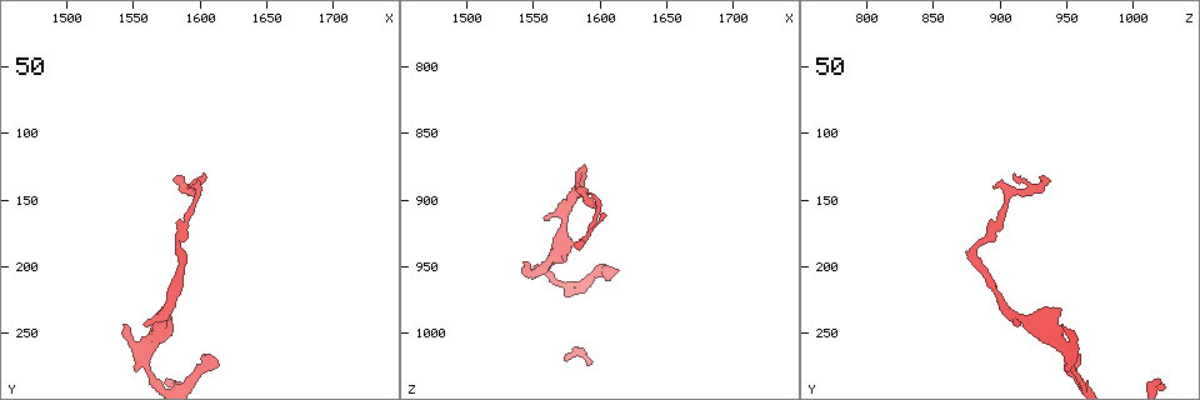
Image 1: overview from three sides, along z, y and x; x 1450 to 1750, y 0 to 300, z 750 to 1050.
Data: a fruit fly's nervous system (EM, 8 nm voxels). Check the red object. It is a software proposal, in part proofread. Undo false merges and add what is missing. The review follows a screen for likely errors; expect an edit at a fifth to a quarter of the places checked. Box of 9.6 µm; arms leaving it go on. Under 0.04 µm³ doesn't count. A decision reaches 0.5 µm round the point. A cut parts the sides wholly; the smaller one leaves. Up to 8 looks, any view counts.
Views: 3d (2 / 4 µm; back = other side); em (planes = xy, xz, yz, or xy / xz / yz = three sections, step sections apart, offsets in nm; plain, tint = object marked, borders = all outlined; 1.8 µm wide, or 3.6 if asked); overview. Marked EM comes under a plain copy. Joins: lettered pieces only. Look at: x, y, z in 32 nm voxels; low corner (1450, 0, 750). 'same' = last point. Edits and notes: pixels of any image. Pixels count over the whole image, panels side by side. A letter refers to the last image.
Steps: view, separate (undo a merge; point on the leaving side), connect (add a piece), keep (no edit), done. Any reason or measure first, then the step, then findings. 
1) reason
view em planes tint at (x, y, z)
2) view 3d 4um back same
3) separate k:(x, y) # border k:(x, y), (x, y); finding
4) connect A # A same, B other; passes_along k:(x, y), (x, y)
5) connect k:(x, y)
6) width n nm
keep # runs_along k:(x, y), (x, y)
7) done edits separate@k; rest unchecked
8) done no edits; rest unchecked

thin end
view em yz step 16 tint at (1582, 132, 932)

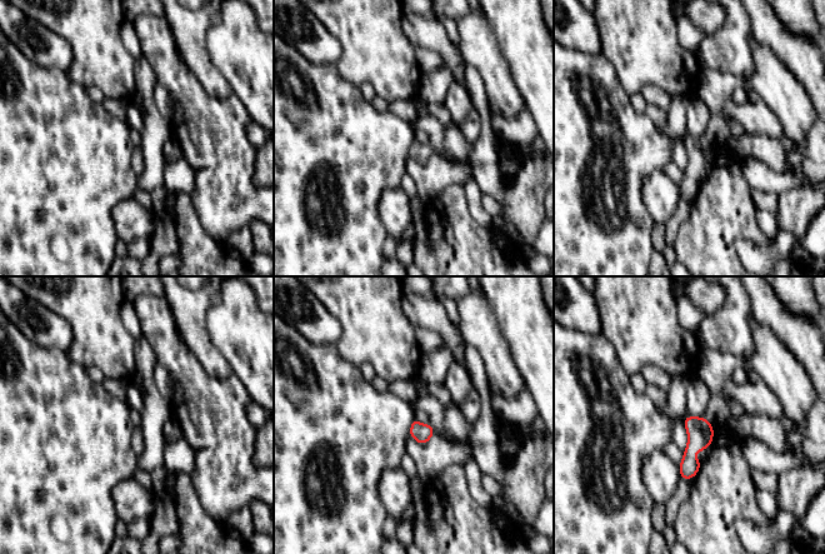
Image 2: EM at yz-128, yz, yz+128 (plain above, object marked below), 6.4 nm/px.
cut it another way
view em planes borders same

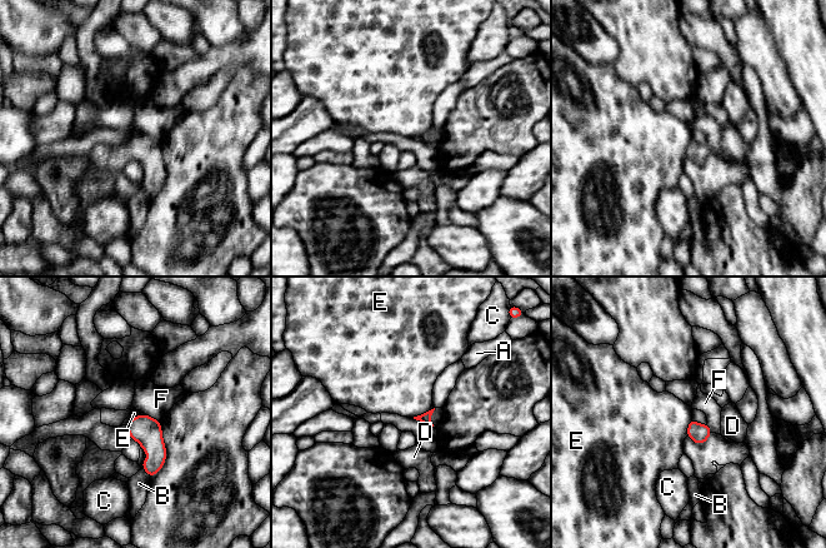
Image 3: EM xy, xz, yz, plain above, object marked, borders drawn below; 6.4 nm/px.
keep # A other, B other, C other, D other, E other, F other; no lettered piece goes on from it

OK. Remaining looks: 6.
abrupt turn
view em planes borders at (1584, 188, 882)

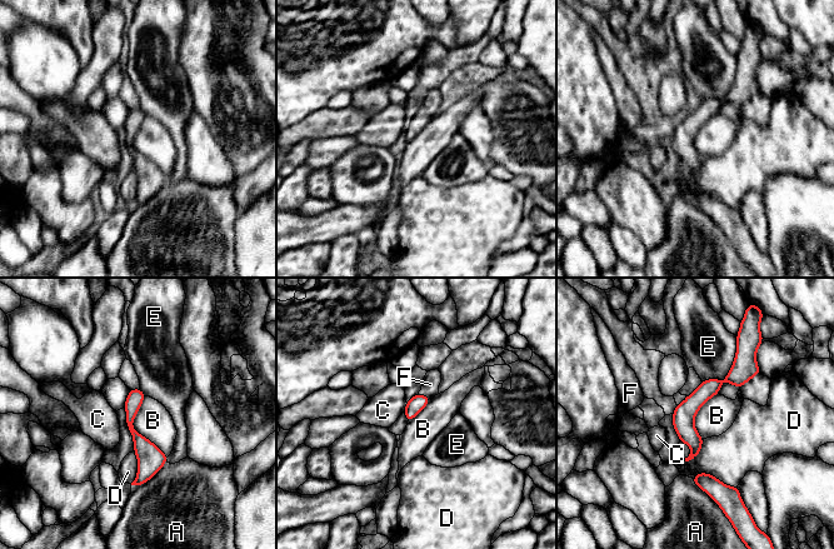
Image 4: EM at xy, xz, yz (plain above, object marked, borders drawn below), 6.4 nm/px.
longest_contact B 420 nm
connect 4:(430, 384) # A other, B other, C other, D other, E other, F same; the neuron continues

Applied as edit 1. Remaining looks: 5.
see it whole again
view overview

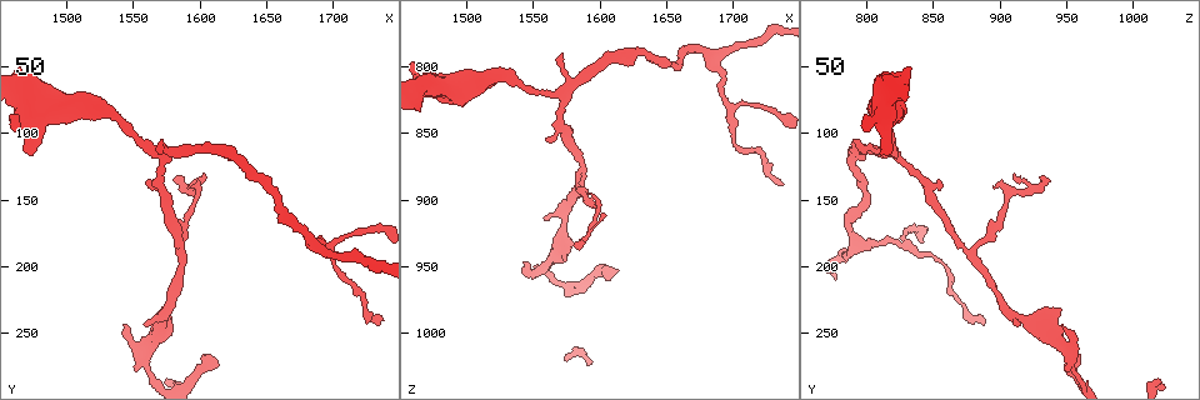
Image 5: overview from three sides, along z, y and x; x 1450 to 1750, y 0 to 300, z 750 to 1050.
thin end
view 3d 2um back at (1560, 242, 916)

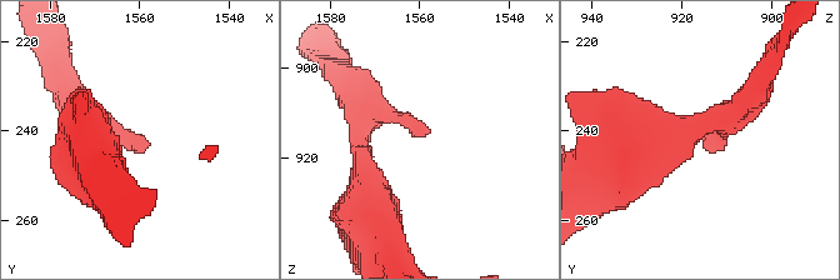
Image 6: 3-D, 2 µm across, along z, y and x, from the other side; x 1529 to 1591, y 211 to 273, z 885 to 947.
need the tissue
view em planes tint at (1560, 244, 916)

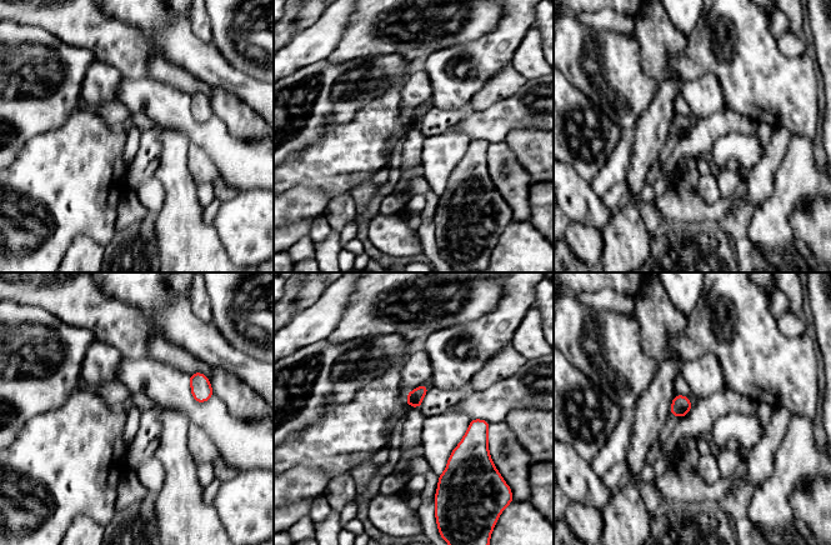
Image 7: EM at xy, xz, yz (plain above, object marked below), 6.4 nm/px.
what lies round it
view em planes borders same

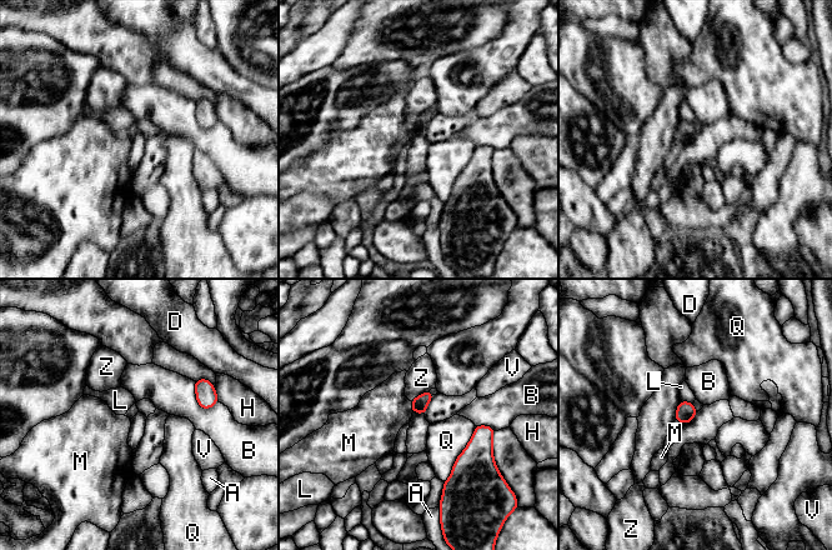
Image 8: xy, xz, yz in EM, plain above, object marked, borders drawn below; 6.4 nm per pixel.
width 100 nm; longest_contact Q 420 nm
keep # A other, B other, D other, H other, L other, M other, Q other, V other, Z other; none of them fits

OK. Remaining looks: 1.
done edits connect@4; rest unchecked

